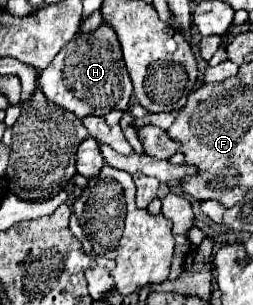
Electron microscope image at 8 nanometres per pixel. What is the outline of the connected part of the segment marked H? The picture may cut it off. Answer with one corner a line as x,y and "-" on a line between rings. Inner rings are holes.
101,24
91,34
77,36
75,42
71,40
53,58
53,62
45,70
41,70
37,78
37,86
43,90
49,102
73,112
77,118
83,118
89,114
105,116
115,108
125,110
133,94
131,78
123,64
119,40
115,40
115,32
111,32
107,24

